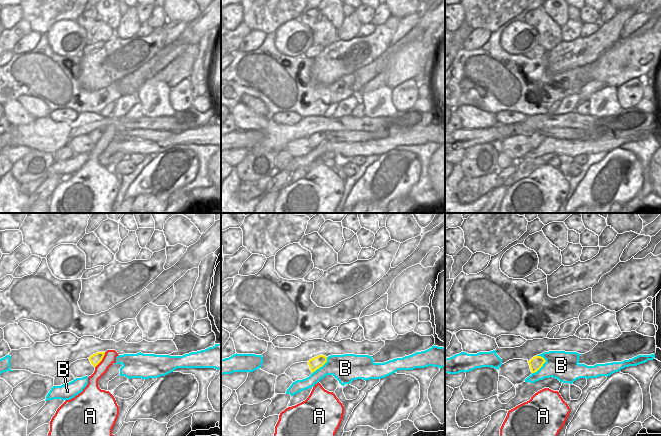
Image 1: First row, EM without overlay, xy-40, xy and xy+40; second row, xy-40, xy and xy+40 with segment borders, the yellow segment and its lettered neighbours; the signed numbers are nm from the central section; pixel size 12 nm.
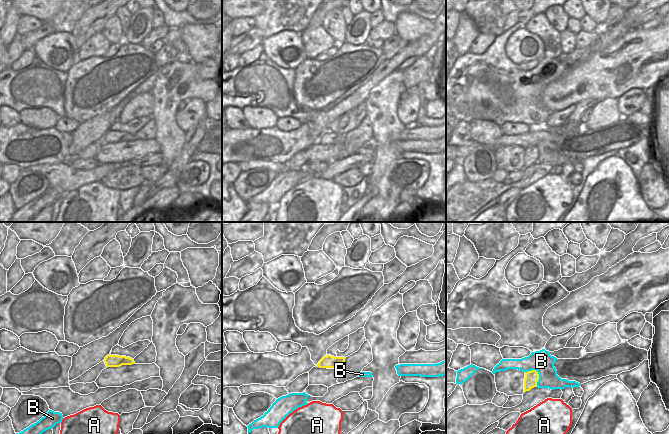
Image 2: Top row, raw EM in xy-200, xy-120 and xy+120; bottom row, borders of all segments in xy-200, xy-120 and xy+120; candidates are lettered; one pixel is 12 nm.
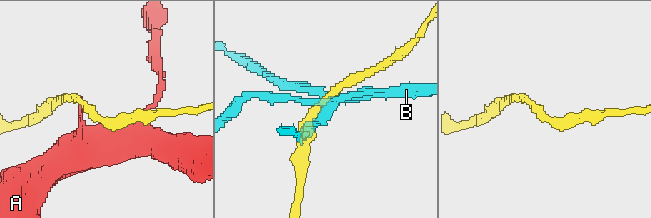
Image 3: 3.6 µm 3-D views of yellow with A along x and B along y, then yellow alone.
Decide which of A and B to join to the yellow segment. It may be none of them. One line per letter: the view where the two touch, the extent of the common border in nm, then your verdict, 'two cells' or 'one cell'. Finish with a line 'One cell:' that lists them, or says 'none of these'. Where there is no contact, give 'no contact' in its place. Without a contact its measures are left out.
A: xy-40 | 220 nm | two cells
B: xy+40 | 240 nm | two cells
One cell: none of these

